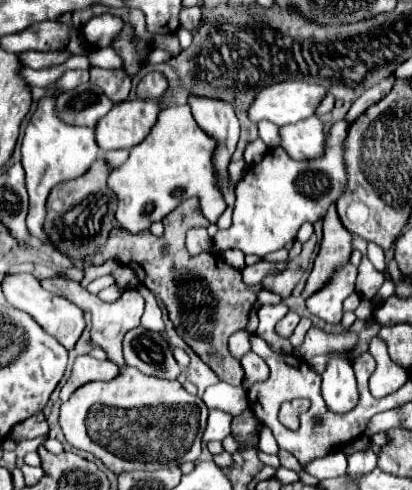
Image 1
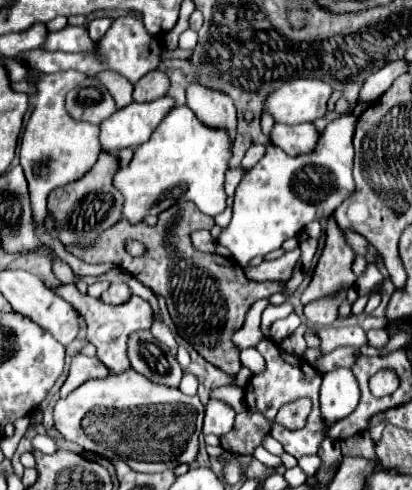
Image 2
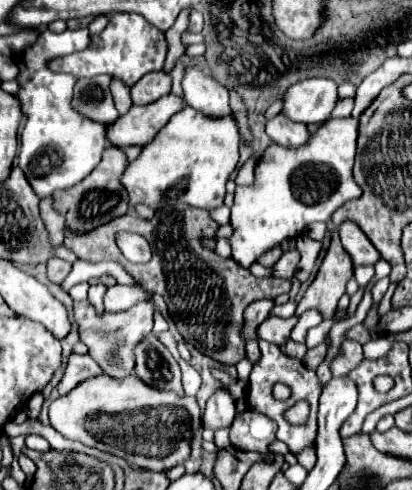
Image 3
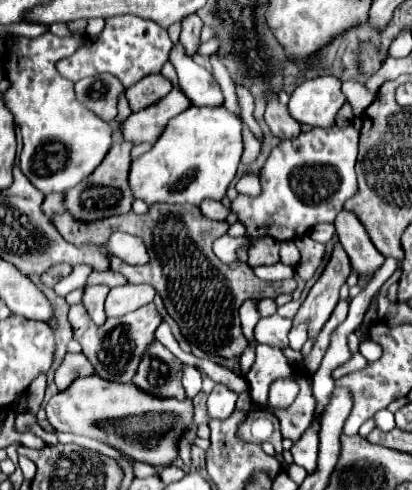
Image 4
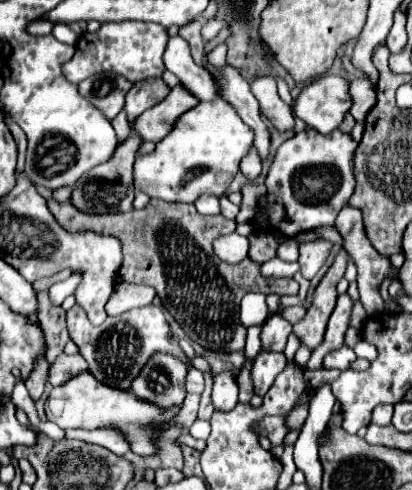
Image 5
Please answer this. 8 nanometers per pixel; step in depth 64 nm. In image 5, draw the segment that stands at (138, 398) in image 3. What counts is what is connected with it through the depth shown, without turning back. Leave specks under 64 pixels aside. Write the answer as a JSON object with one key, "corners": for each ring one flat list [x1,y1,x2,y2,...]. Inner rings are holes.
{"corners":[[80,372,78,376,74,376,72,380,64,382,62,386,56,386,50,396,44,402,44,410,48,420,52,420,54,424,58,424,60,428,102,428,102,426,116,426,120,430,126,432,126,436,132,442,132,452,140,454,140,456,150,456,156,454,156,446,154,440,150,438,148,430,150,426,162,424,168,418,172,418,180,406,170,408,170,410,162,410,156,408,154,404,148,404,144,400,138,400,136,396,110,388,106,384,100,384,90,372]]}

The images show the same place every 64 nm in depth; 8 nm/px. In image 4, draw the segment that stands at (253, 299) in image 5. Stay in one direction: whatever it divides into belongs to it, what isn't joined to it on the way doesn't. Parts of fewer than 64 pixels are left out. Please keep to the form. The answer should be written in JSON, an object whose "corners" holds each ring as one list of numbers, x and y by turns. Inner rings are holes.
{"corners":[[244,300,244,304,240,306,240,324,242,324,244,336,248,340,254,338,254,328,256,328,258,320,262,318,258,312,258,302,260,300]]}

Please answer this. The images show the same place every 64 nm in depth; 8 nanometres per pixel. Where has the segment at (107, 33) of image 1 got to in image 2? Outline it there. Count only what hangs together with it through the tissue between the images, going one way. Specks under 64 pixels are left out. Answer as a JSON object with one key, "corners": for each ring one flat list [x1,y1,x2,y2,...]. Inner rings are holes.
{"corners":[[96,18,96,20,92,20,92,22,90,22,90,26,88,26,90,38,92,38,94,42,98,42,98,40,106,34,106,30,110,28,110,24,112,24,112,20,110,20,110,18]]}

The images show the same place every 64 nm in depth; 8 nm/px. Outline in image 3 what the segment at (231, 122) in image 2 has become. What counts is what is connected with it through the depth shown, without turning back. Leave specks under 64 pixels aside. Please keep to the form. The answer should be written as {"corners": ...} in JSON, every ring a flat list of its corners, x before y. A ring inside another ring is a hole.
{"corners":[[196,66,184,68,182,88,186,104,196,108,198,112,214,118,232,114,228,106,228,90,220,86,216,80,212,80,208,74,204,74,200,68]]}

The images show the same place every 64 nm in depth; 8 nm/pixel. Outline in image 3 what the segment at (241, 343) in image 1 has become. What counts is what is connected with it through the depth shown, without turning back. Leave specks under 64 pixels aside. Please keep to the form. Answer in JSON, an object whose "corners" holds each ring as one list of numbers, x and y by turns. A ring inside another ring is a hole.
{"corners":[[256,300,252,302,248,308,246,308,246,318,244,318,244,328,242,328,242,338,248,340,248,338,254,338,258,340,256,336,256,324,260,324,266,316,270,316,270,310,274,308,274,300]]}

